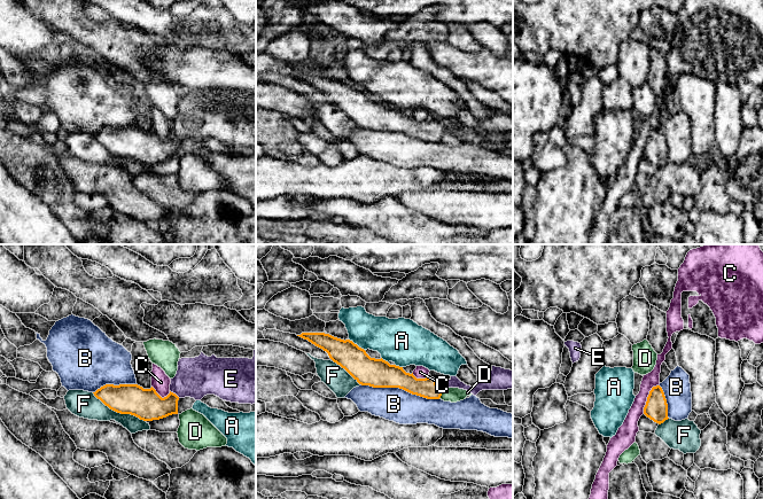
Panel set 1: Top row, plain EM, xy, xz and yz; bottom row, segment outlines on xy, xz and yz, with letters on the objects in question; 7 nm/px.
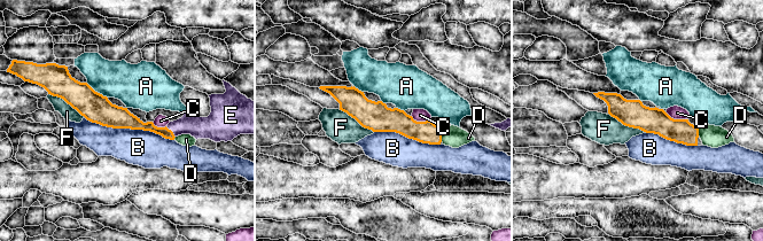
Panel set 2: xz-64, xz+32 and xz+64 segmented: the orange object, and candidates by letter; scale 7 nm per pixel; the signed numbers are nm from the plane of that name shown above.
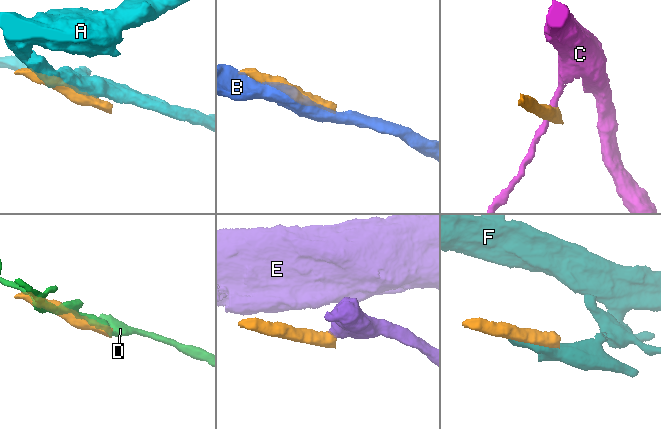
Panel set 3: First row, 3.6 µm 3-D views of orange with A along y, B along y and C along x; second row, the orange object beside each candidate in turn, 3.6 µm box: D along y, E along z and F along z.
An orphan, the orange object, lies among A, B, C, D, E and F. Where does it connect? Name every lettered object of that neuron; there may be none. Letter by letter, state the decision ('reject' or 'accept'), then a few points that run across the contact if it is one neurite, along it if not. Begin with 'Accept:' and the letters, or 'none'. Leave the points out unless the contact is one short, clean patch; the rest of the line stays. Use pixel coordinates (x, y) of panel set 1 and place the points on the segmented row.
Accept: E
A: reject
B: reject
C: reject | yz (659, 384), (654, 386), (649, 391), (643, 413)
D: reject | xz (443, 389), (440, 397)
E: accept | xz (427, 388), (437, 386), (454, 382)
F: reject

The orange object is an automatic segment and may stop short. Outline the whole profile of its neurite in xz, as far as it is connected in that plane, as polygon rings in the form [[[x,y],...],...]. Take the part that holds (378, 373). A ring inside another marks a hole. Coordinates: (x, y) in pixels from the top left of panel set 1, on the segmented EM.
[[[302,333],[297,335],[326,351],[329,358],[344,368],[359,384],[373,388],[399,388],[427,399],[439,399],[444,389],[459,388],[476,396],[482,390],[513,389],[513,371],[492,366],[485,376],[477,376],[474,387],[457,376],[449,381],[434,377],[416,379],[403,367],[371,358],[366,351],[350,340],[341,340],[325,333]]]

